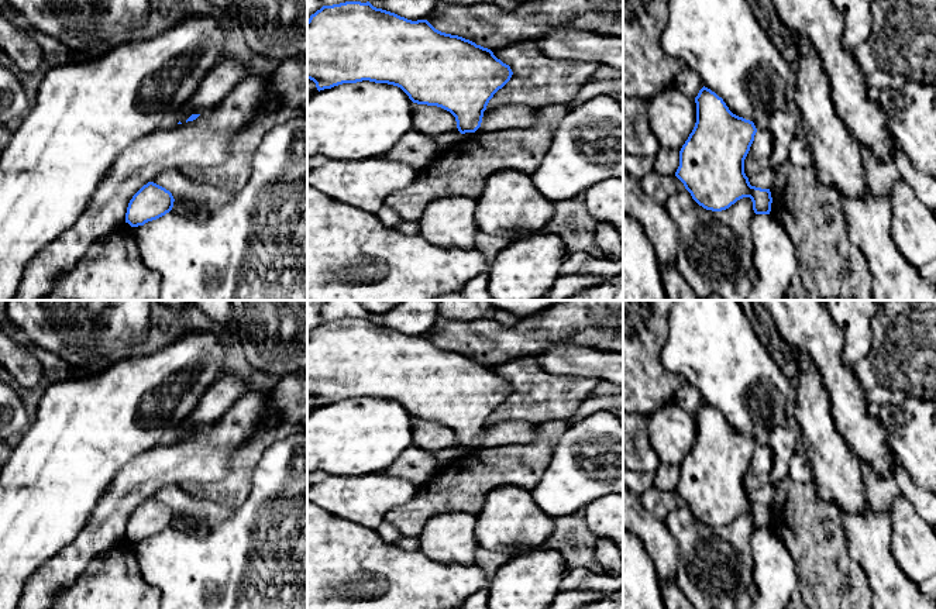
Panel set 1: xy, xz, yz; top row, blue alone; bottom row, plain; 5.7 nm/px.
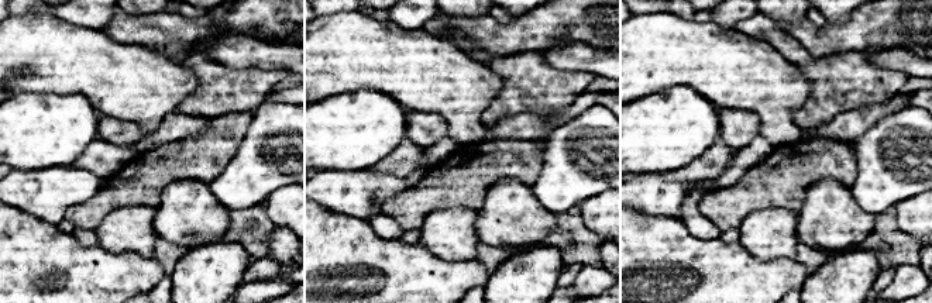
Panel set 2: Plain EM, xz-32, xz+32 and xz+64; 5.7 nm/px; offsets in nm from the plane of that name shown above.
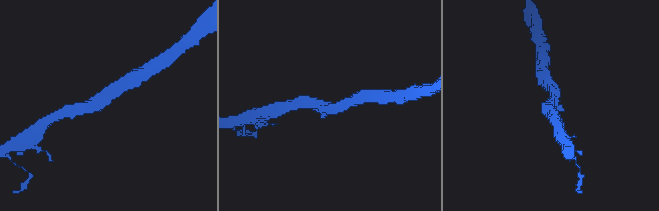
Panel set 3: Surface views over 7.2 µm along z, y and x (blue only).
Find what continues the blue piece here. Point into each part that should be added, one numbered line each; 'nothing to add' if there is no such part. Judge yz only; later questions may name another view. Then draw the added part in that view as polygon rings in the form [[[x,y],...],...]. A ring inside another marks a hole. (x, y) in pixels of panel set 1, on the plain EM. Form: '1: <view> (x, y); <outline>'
nothing to add

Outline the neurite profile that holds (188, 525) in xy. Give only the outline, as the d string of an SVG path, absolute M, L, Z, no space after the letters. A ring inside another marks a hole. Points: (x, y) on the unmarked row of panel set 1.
M175 516L172 527L185 531L190 536L207 536L209 534L209 527L202 526L199 522L196 522L192 517L186 516Z

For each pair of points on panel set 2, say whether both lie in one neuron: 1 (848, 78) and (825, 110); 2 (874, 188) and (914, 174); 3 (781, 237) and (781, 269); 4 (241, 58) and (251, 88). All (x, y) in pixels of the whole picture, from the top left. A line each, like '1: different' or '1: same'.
1: same
2: same
3: different
4: different

